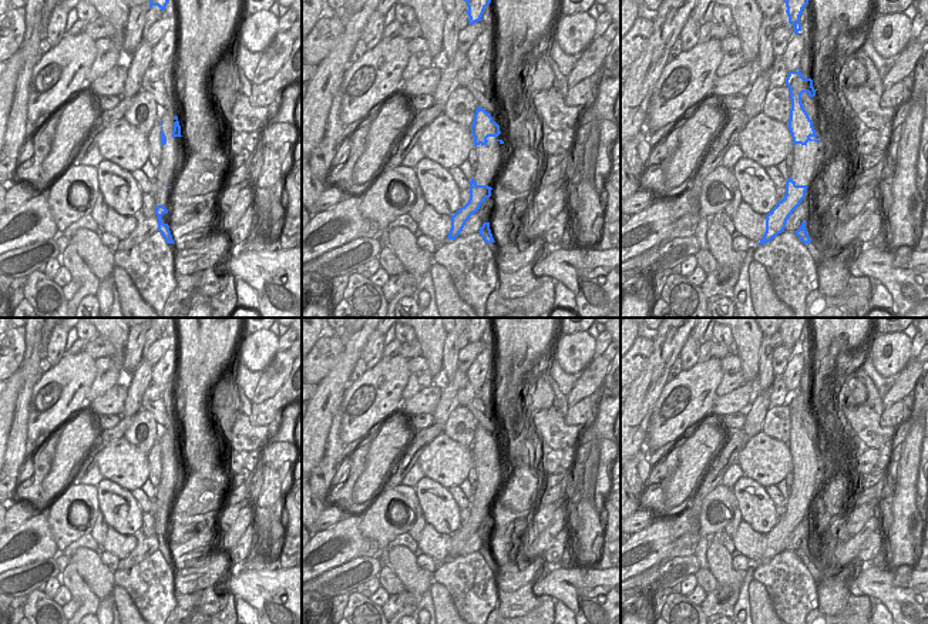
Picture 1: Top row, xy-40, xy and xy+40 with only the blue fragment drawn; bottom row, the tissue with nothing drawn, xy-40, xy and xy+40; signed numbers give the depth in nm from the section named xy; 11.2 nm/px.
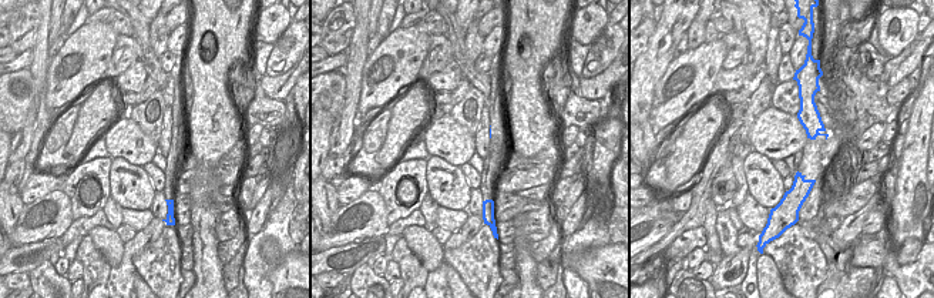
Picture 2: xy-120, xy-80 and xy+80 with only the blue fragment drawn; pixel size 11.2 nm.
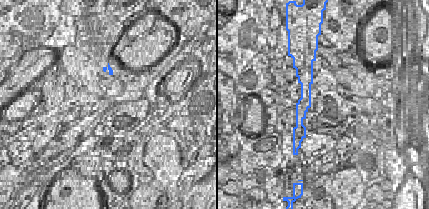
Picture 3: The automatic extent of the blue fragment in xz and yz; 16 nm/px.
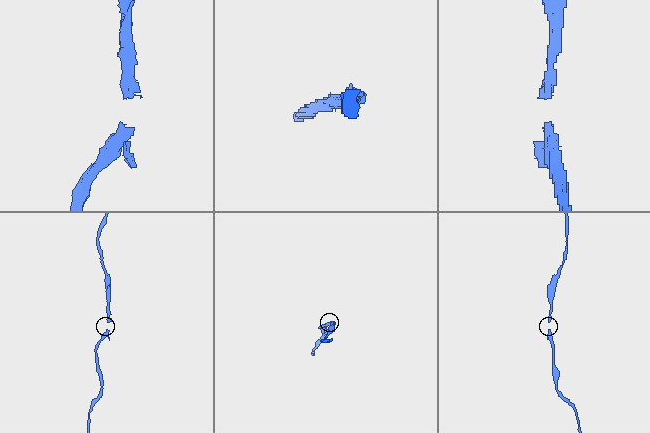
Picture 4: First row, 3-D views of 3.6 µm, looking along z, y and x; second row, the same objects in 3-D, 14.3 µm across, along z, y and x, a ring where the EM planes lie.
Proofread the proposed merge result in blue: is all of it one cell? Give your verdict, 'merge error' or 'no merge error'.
no merge error

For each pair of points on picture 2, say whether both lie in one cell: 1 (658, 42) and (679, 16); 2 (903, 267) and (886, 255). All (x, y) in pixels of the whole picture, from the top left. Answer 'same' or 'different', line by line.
1: same
2: same

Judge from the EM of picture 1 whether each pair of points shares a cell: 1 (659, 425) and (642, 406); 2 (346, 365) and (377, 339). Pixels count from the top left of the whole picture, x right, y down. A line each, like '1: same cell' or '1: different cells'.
1: different cells
2: different cells

